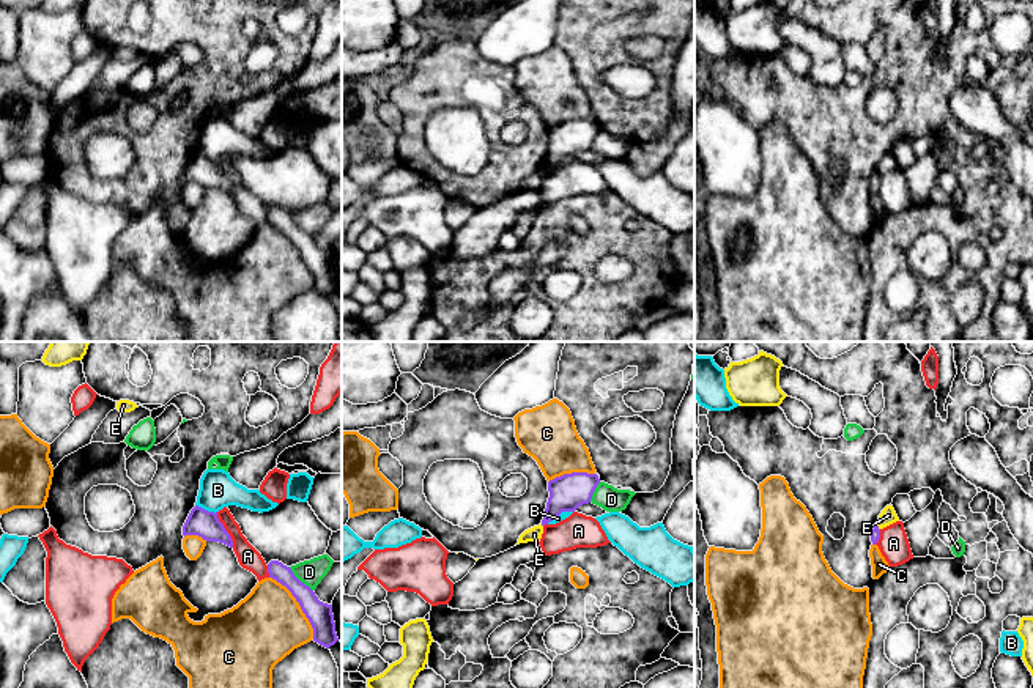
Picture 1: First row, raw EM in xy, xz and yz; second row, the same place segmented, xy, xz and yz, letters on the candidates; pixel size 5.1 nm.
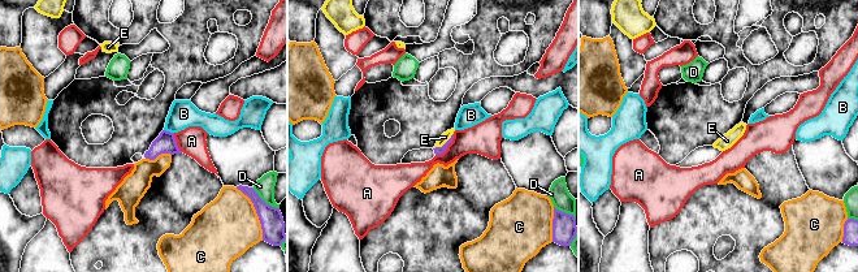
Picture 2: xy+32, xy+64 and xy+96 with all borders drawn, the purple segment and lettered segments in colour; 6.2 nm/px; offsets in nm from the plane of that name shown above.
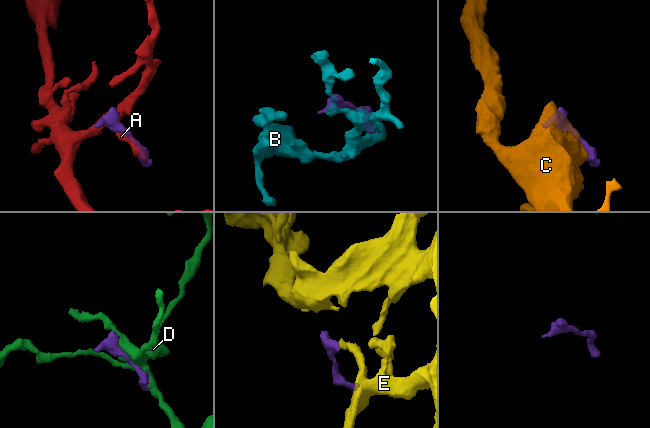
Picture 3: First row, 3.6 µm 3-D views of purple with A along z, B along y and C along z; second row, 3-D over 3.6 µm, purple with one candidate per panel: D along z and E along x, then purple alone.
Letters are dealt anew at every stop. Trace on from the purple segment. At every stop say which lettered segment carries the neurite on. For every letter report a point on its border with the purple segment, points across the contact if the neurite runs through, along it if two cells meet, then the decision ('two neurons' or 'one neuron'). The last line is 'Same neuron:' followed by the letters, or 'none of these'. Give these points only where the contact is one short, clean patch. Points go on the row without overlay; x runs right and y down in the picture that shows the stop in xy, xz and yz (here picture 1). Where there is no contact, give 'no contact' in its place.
A: xy (224, 177) | two neurons
B: xy (207, 158) | two neurons
C: xy (299, 252) | two neurons
D: xy (298, 227) | two neurons
E: yz (877, 175) | along yz (877, 172), (879, 177) | two neurons
Same neuron: none of these

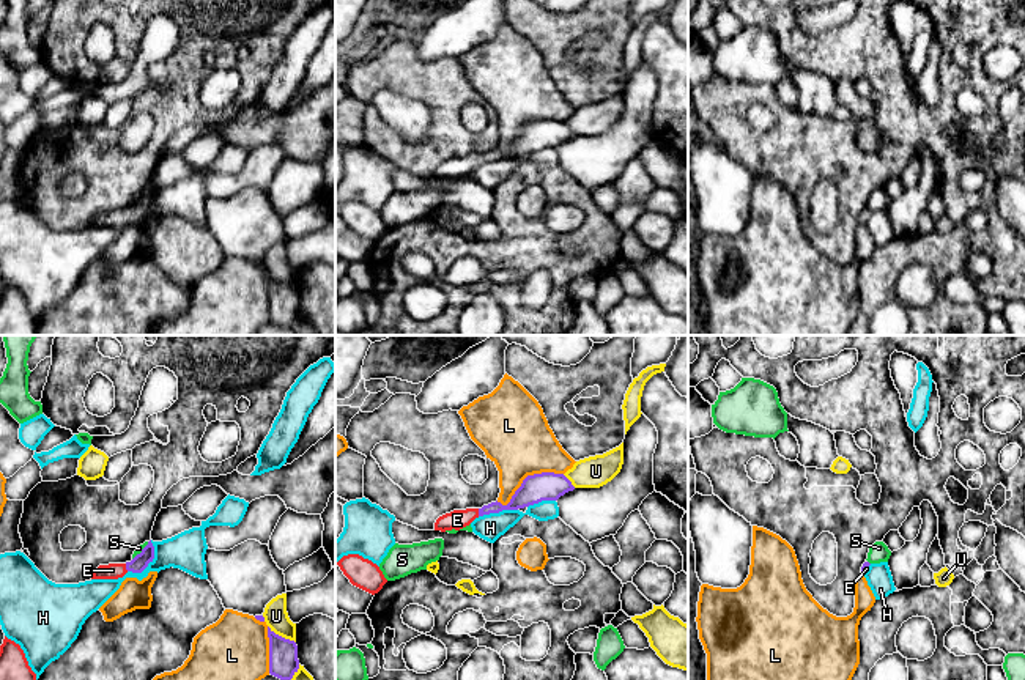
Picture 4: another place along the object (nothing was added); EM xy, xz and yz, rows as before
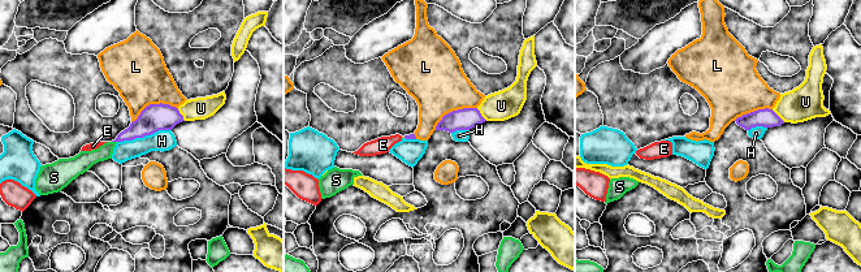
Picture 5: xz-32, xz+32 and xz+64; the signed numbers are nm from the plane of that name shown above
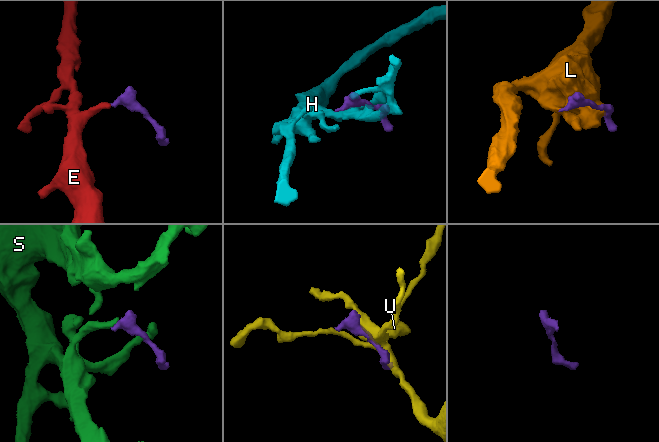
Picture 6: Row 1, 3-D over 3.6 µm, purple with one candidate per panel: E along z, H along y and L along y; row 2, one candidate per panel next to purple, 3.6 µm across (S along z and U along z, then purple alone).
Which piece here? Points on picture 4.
E: xy (126, 214) | across xy (140, 208), (136, 213), (126, 214), (112, 218) | one neuron
H: xy (150, 208) | two neurons
L: xz (526, 125) | two neurons
S: xy (142, 199) | along xy (148, 189), (133, 206) | two neurons
U: xy (281, 284) | two neurons
Same neuron: E

